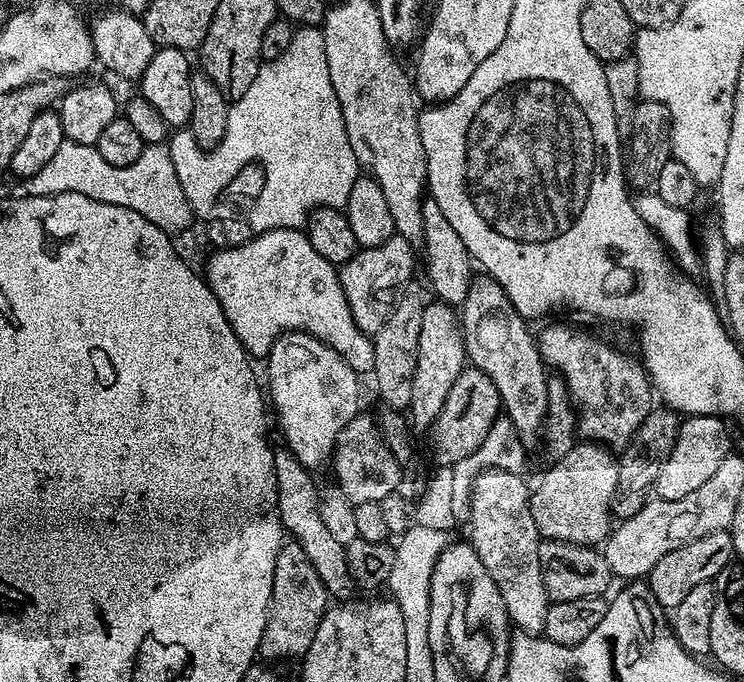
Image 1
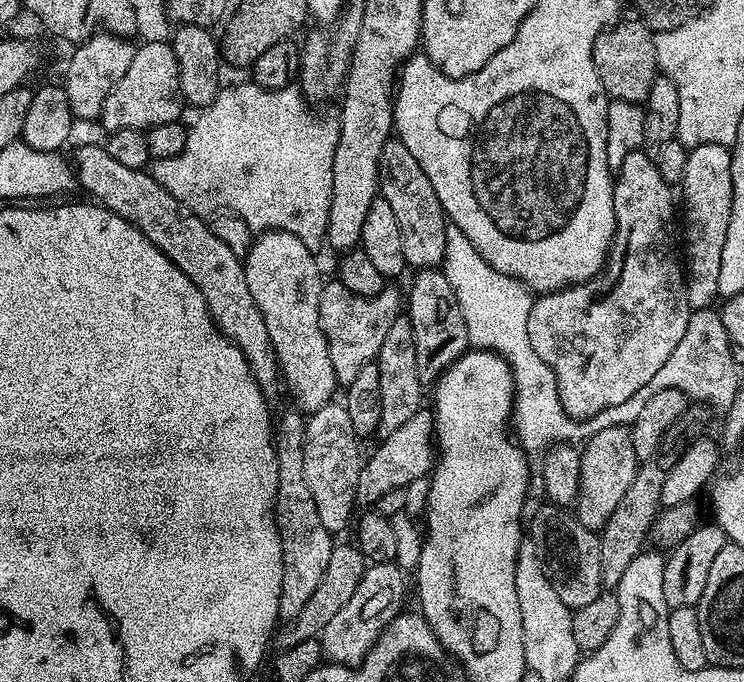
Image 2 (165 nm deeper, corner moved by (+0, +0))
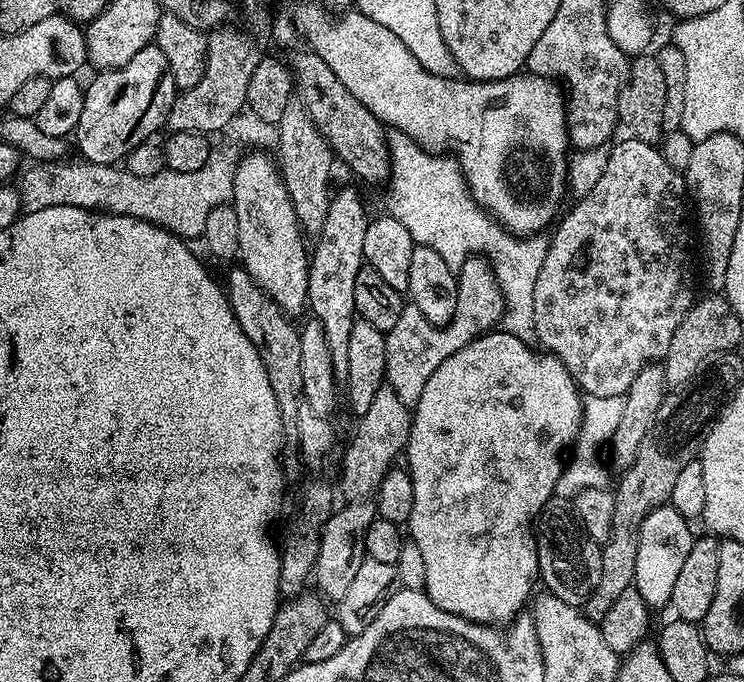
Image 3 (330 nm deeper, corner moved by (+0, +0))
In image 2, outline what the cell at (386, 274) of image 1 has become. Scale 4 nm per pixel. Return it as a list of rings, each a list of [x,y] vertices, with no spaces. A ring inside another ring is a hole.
[[[325,283],[320,289],[320,327],[328,340],[330,362],[334,362],[337,381],[347,386],[358,377],[359,371],[375,361],[390,326],[402,312],[402,292],[392,286],[385,286],[377,296],[359,296],[345,284]]]

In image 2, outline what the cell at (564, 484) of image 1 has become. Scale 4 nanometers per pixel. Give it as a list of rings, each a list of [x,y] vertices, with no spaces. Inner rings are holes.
[[[610,426],[598,430],[583,441],[580,453],[580,496],[574,505],[574,515],[582,522],[582,526],[594,533],[599,533],[606,526],[610,514],[614,514],[614,506],[622,502],[630,482],[634,482],[637,467],[631,427]]]

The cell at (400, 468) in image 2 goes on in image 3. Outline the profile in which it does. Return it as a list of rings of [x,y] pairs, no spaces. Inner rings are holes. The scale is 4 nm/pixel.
[[[357,500],[343,505],[345,508],[333,511],[324,527],[320,529],[320,545],[318,546],[318,558],[316,559],[316,571],[314,584],[319,595],[325,601],[339,602],[346,594],[346,590],[358,575],[358,566],[366,558],[364,550],[364,535],[370,526],[370,522],[378,519],[375,503],[368,500]]]

